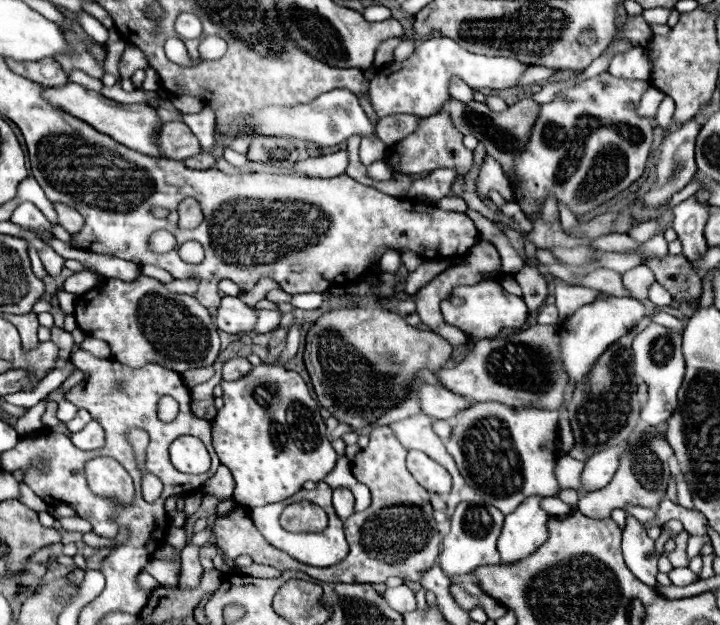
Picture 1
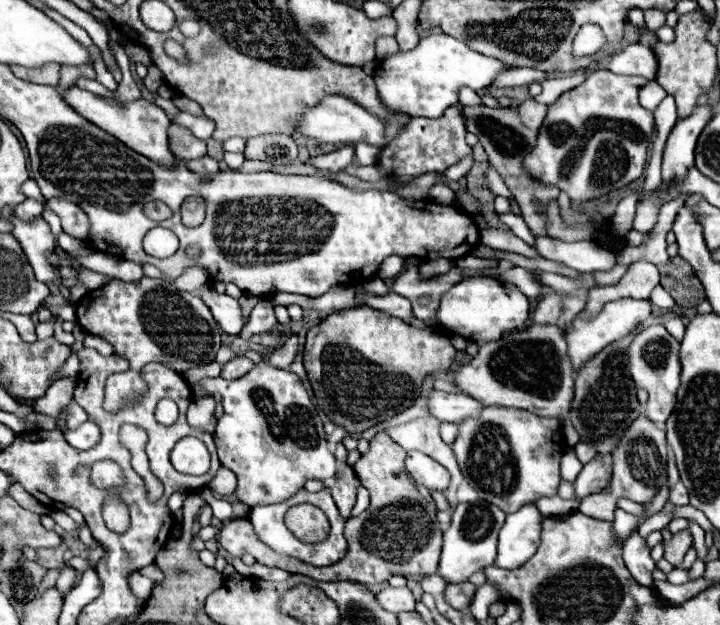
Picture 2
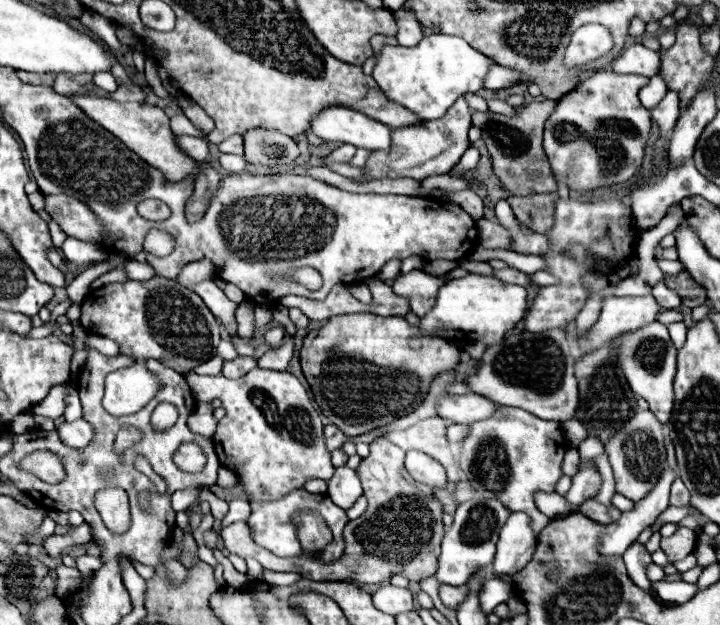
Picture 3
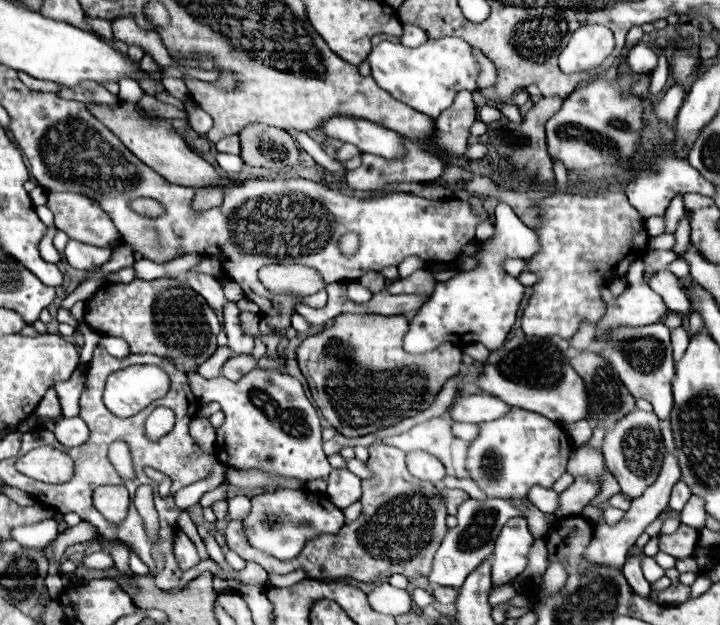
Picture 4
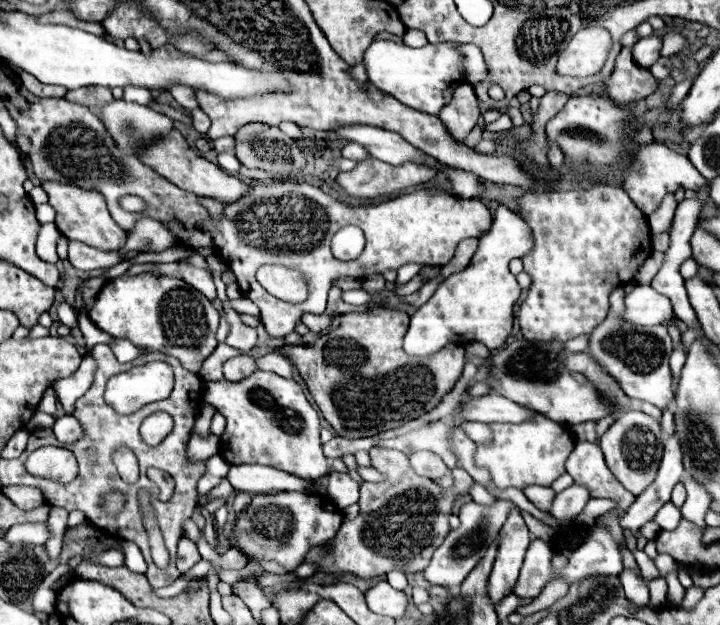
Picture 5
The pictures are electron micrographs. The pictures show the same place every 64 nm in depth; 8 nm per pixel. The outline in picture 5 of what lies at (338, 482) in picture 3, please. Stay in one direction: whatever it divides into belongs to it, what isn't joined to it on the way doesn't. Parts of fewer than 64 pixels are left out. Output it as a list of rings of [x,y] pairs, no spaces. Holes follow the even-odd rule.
[[[330,472],[328,476],[328,492],[330,500],[336,508],[344,510],[358,502],[358,482],[354,482],[348,474]]]

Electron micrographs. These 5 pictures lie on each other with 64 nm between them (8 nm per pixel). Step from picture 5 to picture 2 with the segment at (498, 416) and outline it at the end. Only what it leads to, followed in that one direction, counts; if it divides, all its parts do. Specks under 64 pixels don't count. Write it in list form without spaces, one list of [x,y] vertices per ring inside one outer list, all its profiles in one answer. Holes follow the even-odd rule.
[[[434,390],[430,394],[428,406],[430,406],[430,414],[434,418],[438,418],[442,422],[454,422],[454,424],[460,424],[466,418],[476,418],[476,416],[480,416],[482,408],[486,408],[472,396],[448,394],[448,392],[440,392],[440,390]]]

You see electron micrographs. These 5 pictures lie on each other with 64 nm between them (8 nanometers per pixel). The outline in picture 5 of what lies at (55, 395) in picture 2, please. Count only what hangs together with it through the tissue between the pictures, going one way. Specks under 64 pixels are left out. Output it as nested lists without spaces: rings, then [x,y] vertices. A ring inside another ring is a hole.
[[[48,388],[38,404],[38,410],[40,412],[46,412],[46,414],[56,414],[56,396],[54,396],[54,390]]]

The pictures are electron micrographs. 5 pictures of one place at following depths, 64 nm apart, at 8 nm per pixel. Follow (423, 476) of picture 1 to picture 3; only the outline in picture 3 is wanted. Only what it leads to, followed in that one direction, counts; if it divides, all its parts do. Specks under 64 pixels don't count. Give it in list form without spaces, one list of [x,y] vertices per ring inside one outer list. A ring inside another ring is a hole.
[[[418,450],[406,452],[406,470],[414,480],[422,484],[428,484],[432,488],[446,486],[446,470],[442,468],[440,462],[436,462],[424,452],[418,452]]]

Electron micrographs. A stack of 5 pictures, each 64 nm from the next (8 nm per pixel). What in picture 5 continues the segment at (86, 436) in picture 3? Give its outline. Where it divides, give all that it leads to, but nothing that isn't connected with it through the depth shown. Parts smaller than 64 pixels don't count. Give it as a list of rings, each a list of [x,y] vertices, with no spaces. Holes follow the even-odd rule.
[[[74,416],[56,418],[56,424],[54,424],[52,430],[54,430],[56,438],[64,444],[72,444],[74,440],[82,438],[82,426],[80,426],[78,420],[74,420]]]

